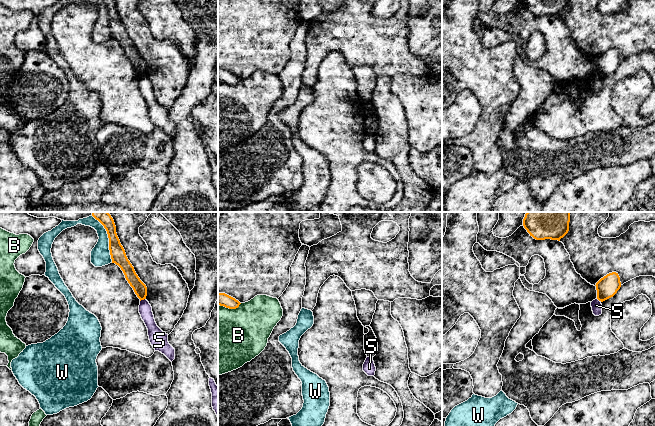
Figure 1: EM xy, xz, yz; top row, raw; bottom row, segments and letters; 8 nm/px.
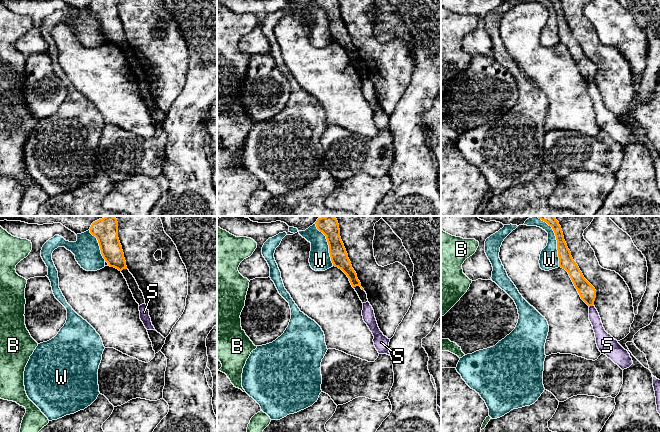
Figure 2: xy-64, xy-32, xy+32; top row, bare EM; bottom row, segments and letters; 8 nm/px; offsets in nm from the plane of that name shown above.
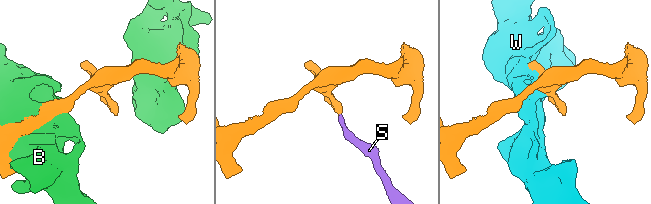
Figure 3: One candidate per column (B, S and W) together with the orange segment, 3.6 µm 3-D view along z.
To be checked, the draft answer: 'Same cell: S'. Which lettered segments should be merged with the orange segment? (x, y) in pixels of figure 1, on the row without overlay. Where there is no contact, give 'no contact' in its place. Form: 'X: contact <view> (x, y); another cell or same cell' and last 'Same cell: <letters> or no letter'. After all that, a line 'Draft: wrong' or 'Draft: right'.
B: contact xz (229, 84); another cell
S: contact xy (142, 75); another cell
W: contact xy (109, 19); another cell
Same cell: no letter
Draft: wrong

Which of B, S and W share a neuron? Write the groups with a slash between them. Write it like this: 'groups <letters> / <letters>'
groups B / S / W

